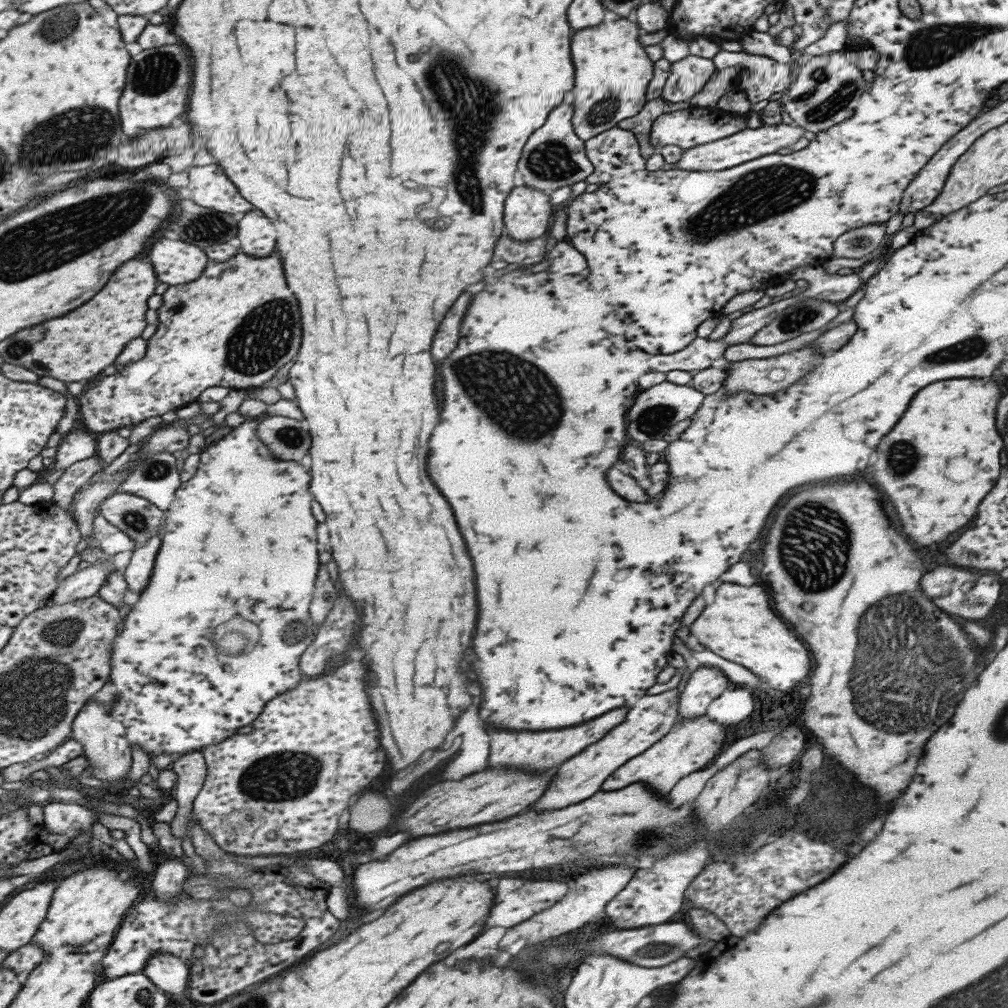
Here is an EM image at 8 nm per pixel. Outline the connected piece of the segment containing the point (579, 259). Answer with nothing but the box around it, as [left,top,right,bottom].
[546,241,587,276]

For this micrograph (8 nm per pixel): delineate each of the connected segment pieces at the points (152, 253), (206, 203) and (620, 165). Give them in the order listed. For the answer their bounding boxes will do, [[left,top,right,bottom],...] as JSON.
[[147,238,208,286],[182,165,253,217],[583,126,645,184]]

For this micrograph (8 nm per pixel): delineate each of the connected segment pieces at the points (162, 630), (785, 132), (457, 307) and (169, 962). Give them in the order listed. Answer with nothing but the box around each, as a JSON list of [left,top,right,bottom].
[[103,418,319,758],[663,123,804,171],[431,284,481,360],[141,952,189,996]]

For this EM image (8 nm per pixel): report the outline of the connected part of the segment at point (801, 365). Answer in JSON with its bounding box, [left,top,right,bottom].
[722,348,822,394]

